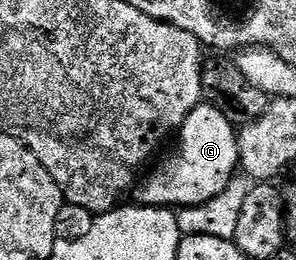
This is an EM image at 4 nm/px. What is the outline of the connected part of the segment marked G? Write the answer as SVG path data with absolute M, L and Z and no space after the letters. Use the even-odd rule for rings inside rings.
M208 101L192 110L190 117L180 126L179 139L180 148L161 167L153 166L147 172L148 180L139 184L139 202L143 206L169 209L202 206L218 197L238 175L240 137L237 128L232 128L231 121Z

